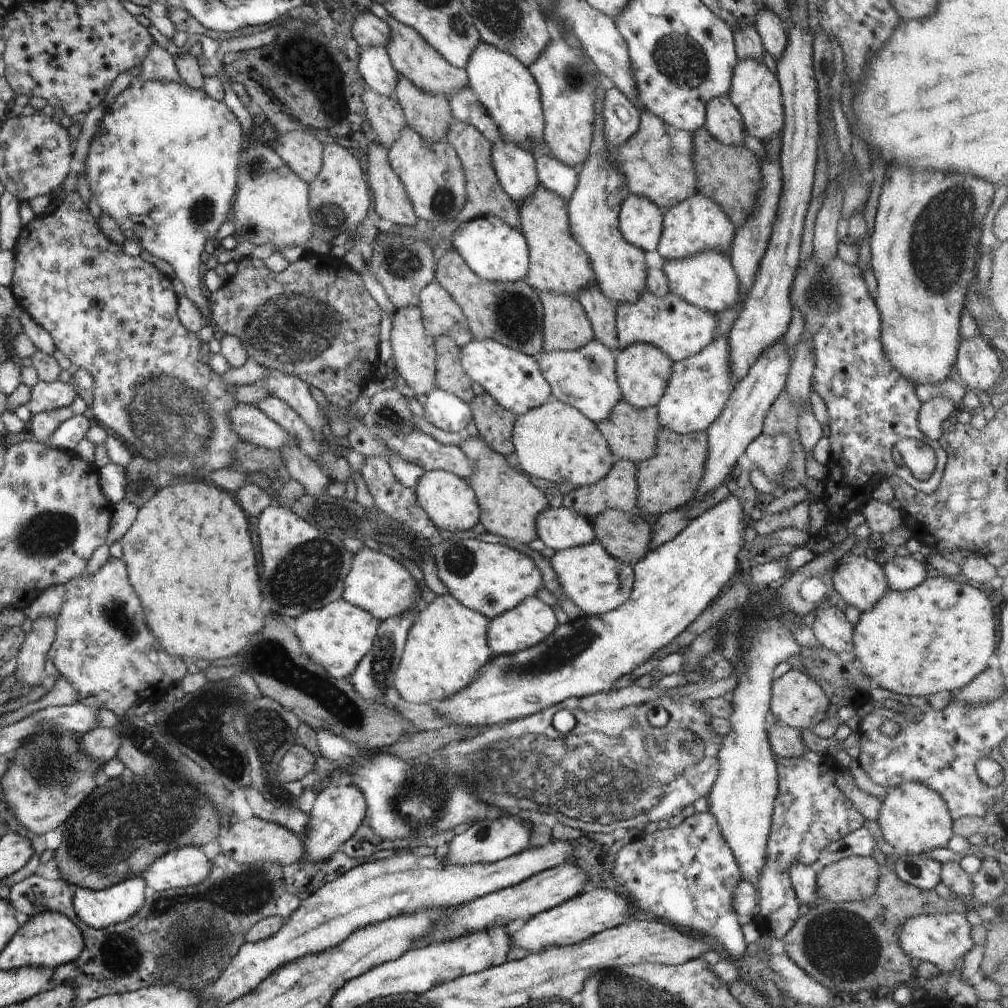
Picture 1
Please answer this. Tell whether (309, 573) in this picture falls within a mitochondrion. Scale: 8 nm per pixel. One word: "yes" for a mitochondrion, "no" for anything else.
yes

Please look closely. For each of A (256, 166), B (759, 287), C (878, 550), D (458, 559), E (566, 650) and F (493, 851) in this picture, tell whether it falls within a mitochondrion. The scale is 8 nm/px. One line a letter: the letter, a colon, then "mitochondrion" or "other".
A: mitochondrion
B: other
C: other
D: mitochondrion
E: mitochondrion
F: other

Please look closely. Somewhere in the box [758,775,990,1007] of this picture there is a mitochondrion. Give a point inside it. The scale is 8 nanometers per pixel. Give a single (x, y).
(840, 944)

